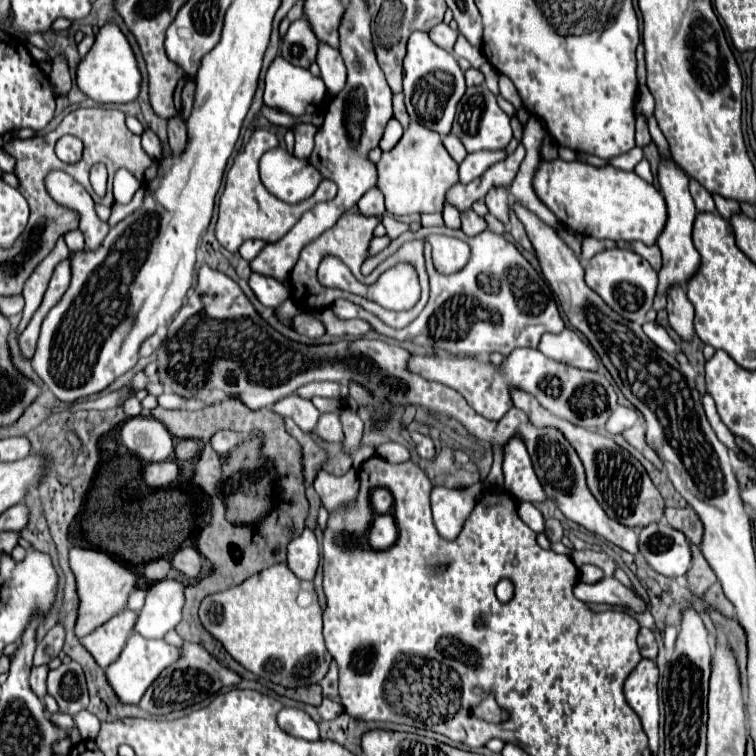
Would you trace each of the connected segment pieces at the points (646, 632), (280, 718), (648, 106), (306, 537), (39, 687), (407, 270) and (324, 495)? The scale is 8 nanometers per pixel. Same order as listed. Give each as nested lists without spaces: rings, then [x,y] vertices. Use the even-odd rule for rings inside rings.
[[[641,627],[639,636],[637,636],[637,642],[639,642],[639,648],[641,648],[641,655],[643,658],[651,660],[656,658],[658,654],[658,645],[654,631]]]
[[[283,708],[277,714],[277,724],[281,730],[285,730],[291,736],[297,736],[303,740],[319,740],[319,728],[315,720],[299,708]]]
[[[639,86],[636,94],[635,114],[642,114],[646,118],[650,118],[654,113],[654,108],[655,100],[651,96],[651,92],[647,90],[647,86]]]
[[[305,528],[305,532],[289,542],[287,546],[287,566],[301,580],[313,580],[319,566],[319,546],[313,530]]]
[[[39,666],[39,668],[33,668],[31,670],[31,678],[29,678],[29,686],[31,686],[31,690],[37,694],[37,698],[39,700],[43,700],[45,698],[45,694],[47,694],[47,686],[45,686],[45,680],[47,680],[47,672],[49,672],[49,668],[47,666]]]
[[[397,264],[387,270],[373,286],[367,288],[367,298],[375,300],[387,310],[409,310],[417,304],[421,288],[413,266]]]
[[[351,468],[343,475],[343,478],[337,478],[333,474],[327,474],[325,470],[319,470],[313,482],[315,492],[319,494],[323,506],[332,512],[335,508],[339,508],[341,504],[355,500],[355,494],[359,491],[359,480],[357,478],[357,470]]]

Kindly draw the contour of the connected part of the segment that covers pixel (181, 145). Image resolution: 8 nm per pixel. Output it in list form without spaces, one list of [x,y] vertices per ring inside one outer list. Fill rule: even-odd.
[[[175,116],[169,120],[169,146],[173,154],[181,154],[187,144],[187,132],[185,132],[185,122],[181,116]]]

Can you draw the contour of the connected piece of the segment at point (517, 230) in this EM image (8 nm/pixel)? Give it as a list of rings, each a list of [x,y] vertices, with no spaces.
[[[511,212],[509,232],[511,232],[511,236],[513,236],[513,240],[515,240],[517,244],[521,244],[527,252],[533,252],[533,246],[531,246],[531,242],[529,242],[529,238],[527,238],[527,234],[525,234],[525,228],[523,228],[523,224],[521,224],[519,220],[515,220],[515,214],[513,214],[513,212]]]

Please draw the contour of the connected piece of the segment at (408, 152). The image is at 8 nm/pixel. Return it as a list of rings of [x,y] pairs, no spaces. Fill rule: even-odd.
[[[411,122],[393,150],[383,152],[377,162],[377,188],[383,192],[385,208],[393,216],[441,212],[445,192],[459,182],[459,166],[449,156],[437,132]]]

